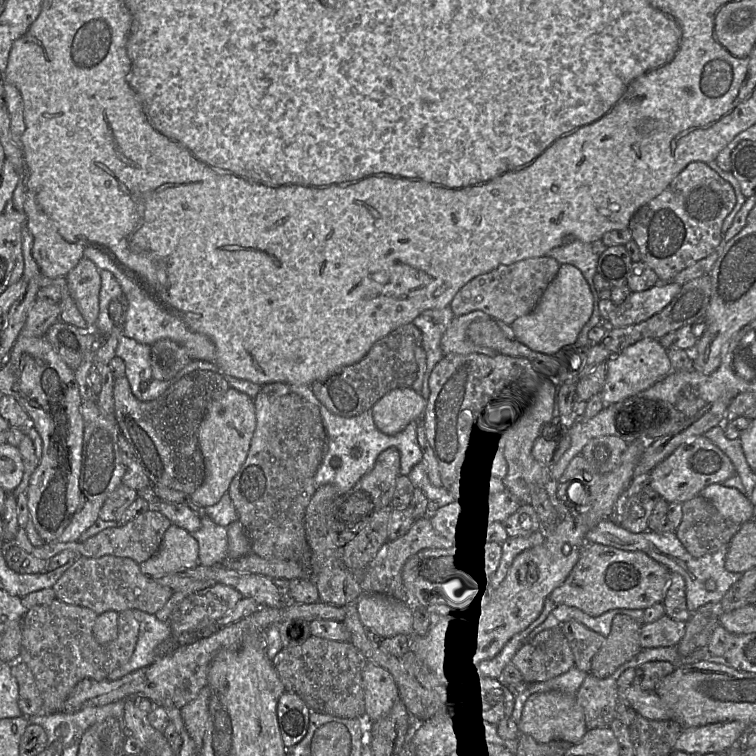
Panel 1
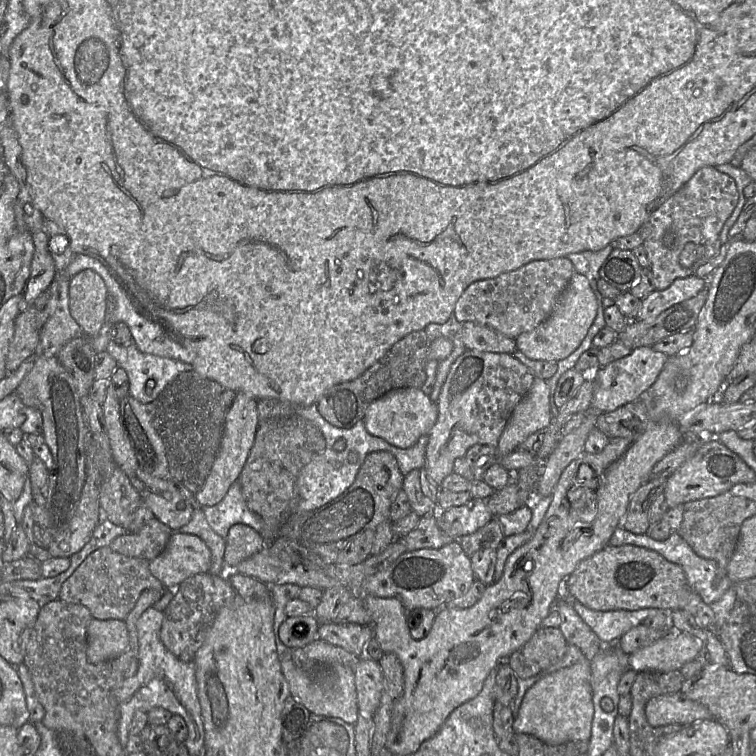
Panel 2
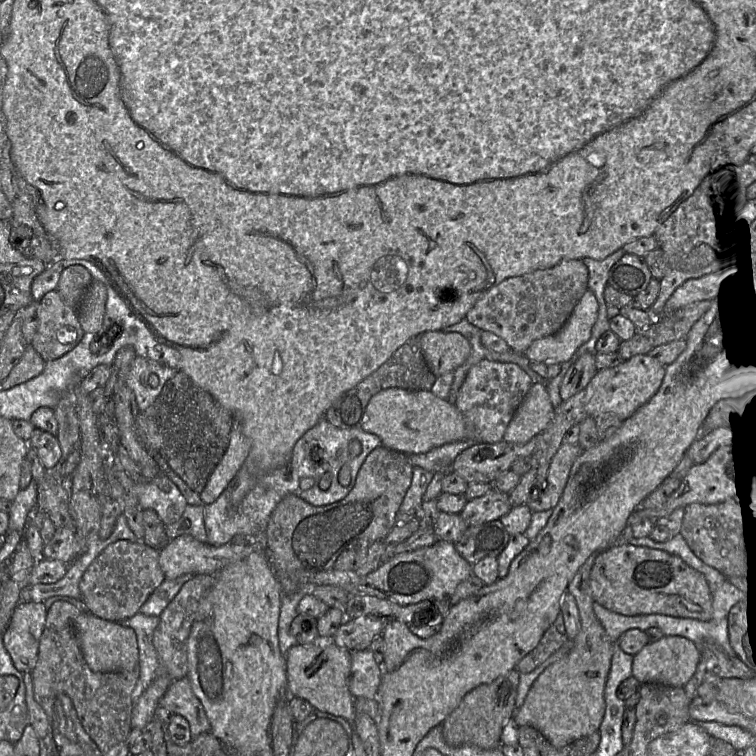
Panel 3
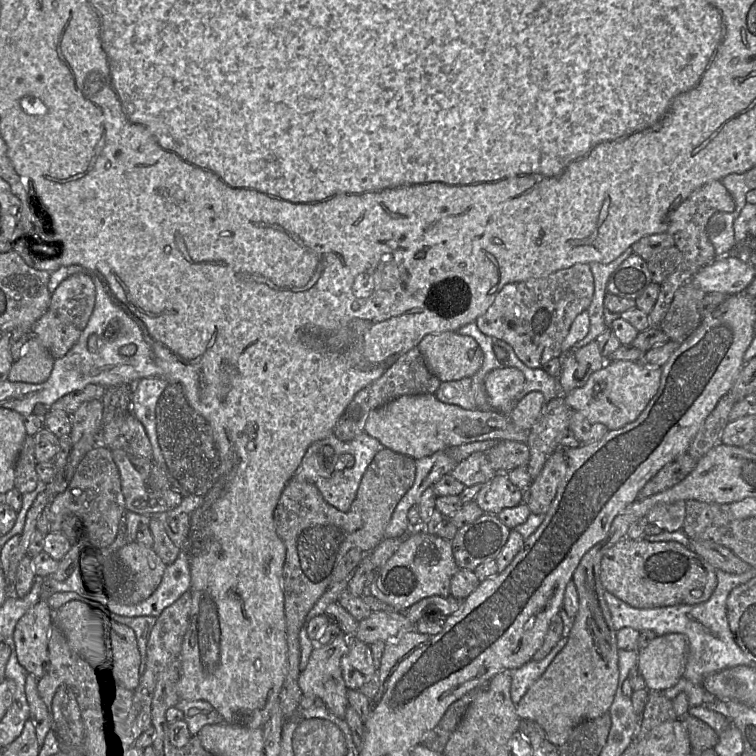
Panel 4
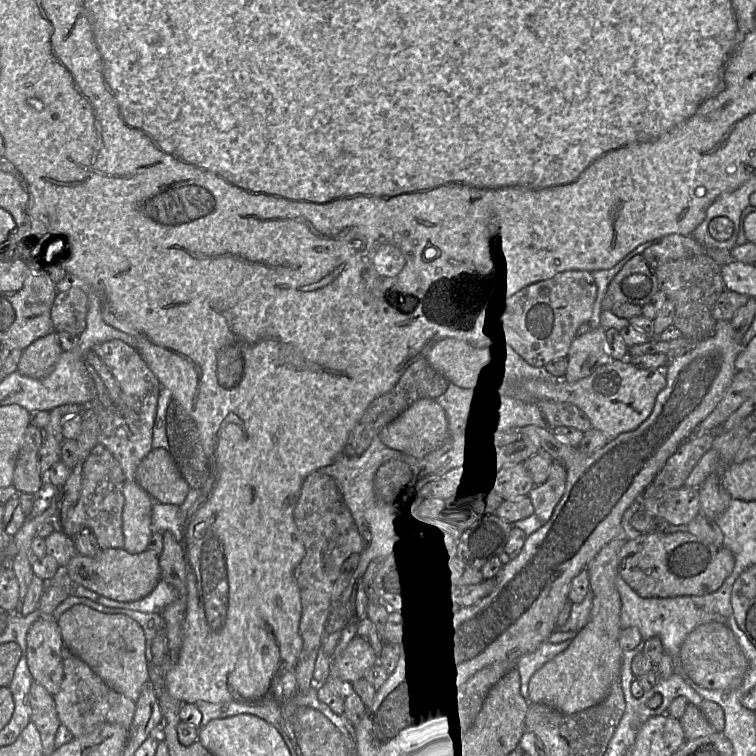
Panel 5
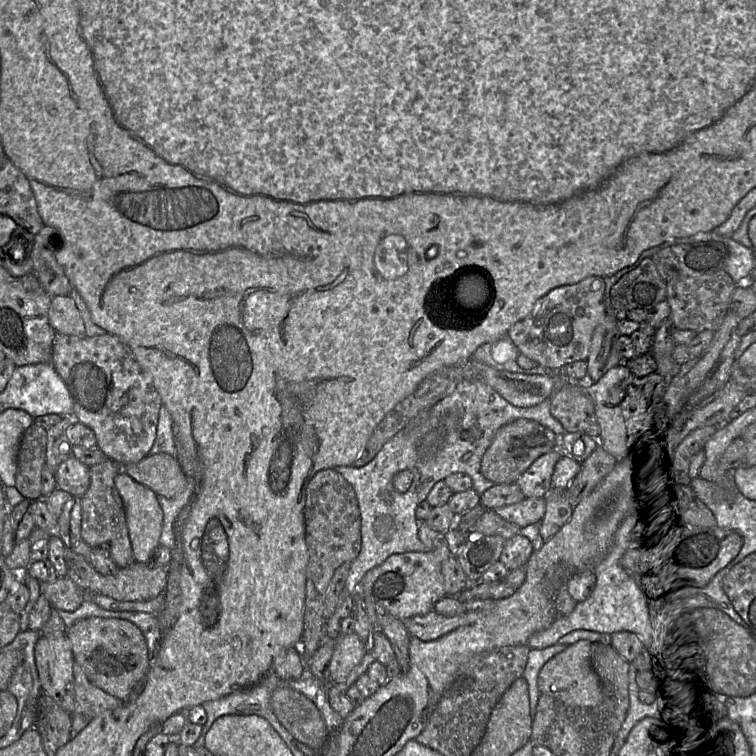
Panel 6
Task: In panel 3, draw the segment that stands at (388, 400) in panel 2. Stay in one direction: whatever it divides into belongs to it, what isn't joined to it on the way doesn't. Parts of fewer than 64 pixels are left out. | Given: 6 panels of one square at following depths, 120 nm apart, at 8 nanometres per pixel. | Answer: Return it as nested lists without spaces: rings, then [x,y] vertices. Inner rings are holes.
[[[388,388],[380,391],[369,400],[362,418],[361,429],[377,435],[382,440],[382,446],[405,454],[426,453],[444,444],[466,439],[466,425],[462,413],[448,399],[441,399],[430,390],[409,391]]]

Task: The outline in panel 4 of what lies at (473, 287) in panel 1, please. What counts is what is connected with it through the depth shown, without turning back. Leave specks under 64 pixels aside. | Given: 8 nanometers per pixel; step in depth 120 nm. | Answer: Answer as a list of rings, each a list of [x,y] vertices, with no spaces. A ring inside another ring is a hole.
[[[577,263],[549,276],[506,284],[490,308],[476,319],[480,331],[507,342],[518,358],[530,368],[562,356],[561,345],[574,319],[588,310],[594,294],[589,265]]]

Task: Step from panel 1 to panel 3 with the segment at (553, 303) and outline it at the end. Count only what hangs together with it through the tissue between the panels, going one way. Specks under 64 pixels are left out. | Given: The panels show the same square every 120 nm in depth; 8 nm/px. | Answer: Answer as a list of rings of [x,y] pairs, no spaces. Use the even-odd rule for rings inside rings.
[[[589,289],[583,294],[564,326],[555,334],[535,340],[524,352],[530,362],[561,364],[591,335],[597,320],[598,302]]]

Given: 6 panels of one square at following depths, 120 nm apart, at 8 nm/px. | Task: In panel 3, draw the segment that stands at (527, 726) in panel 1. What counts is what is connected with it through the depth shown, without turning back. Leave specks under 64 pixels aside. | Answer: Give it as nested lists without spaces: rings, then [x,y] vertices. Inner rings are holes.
[[[595,551],[578,569],[570,583],[567,591],[571,593],[576,601],[580,616],[580,631],[573,639],[573,647],[560,660],[548,666],[533,682],[521,707],[513,714],[518,726],[531,726],[538,730],[555,748],[563,748],[573,741],[588,736],[597,731],[602,723],[605,713],[604,690],[610,671],[613,655],[613,641],[606,634],[603,626],[597,619],[594,610],[594,599],[591,595],[589,578],[592,566],[597,555],[601,551]]]

